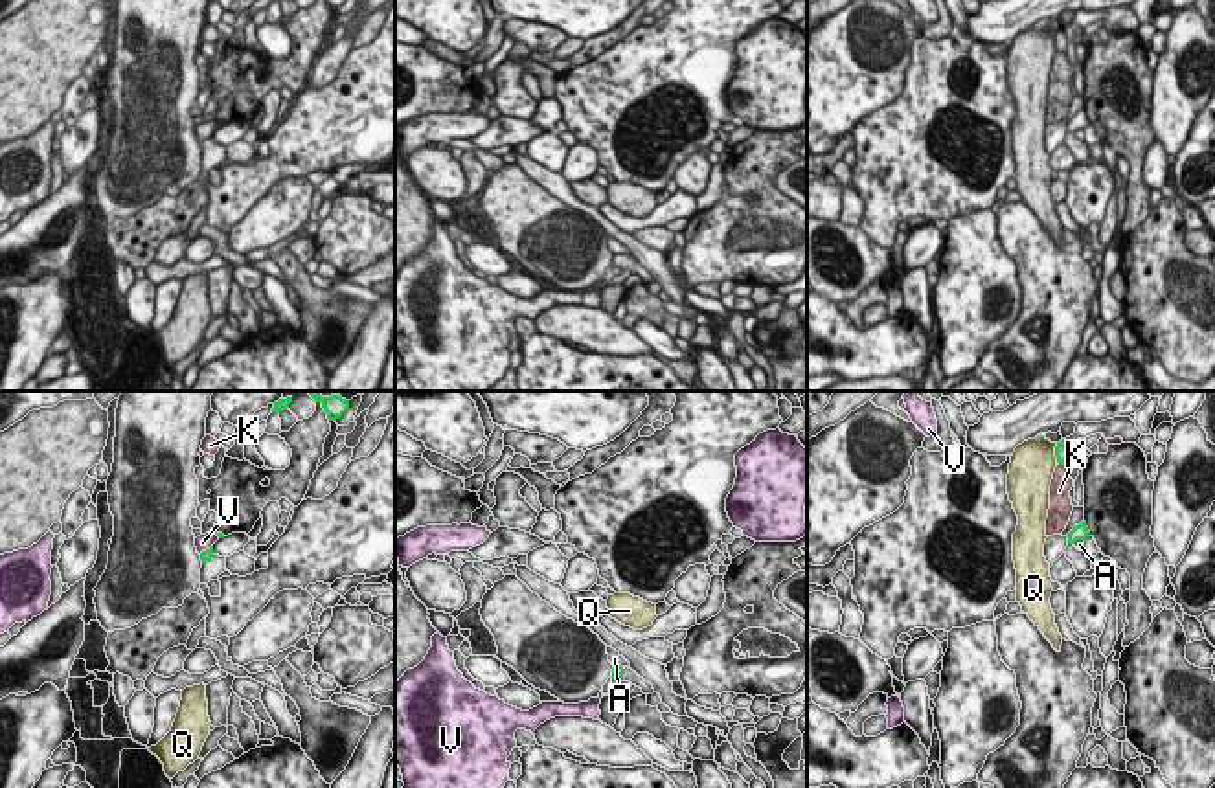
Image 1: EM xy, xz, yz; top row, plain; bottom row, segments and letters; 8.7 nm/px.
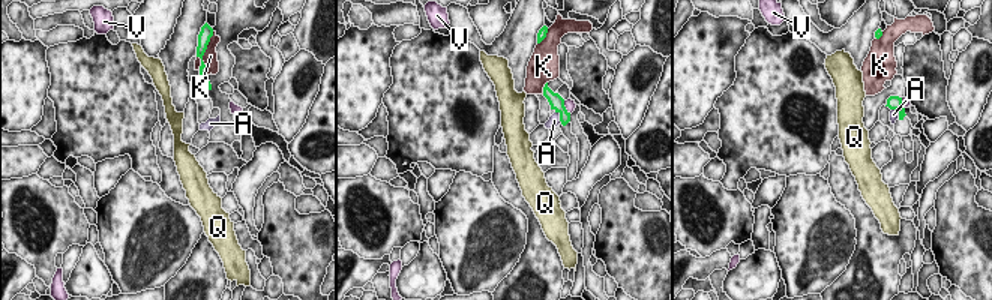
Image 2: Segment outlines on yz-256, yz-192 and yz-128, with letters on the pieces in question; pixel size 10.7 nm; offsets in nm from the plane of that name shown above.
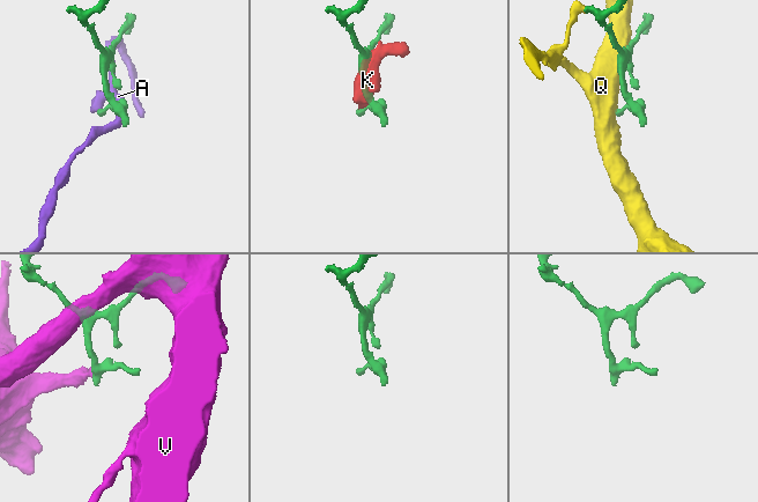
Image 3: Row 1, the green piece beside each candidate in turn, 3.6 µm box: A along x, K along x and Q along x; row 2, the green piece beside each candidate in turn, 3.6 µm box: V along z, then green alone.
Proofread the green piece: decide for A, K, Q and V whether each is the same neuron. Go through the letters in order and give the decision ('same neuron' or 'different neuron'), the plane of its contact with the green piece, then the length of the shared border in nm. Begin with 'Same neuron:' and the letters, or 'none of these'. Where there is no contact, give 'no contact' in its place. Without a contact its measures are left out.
Same neuron: none of these
A: different neuron | yz | 110 nm
K: different neuron | yz | 90 nm
Q: different neuron | yz | 180 nm
V: different neuron | xy | 150 nm

